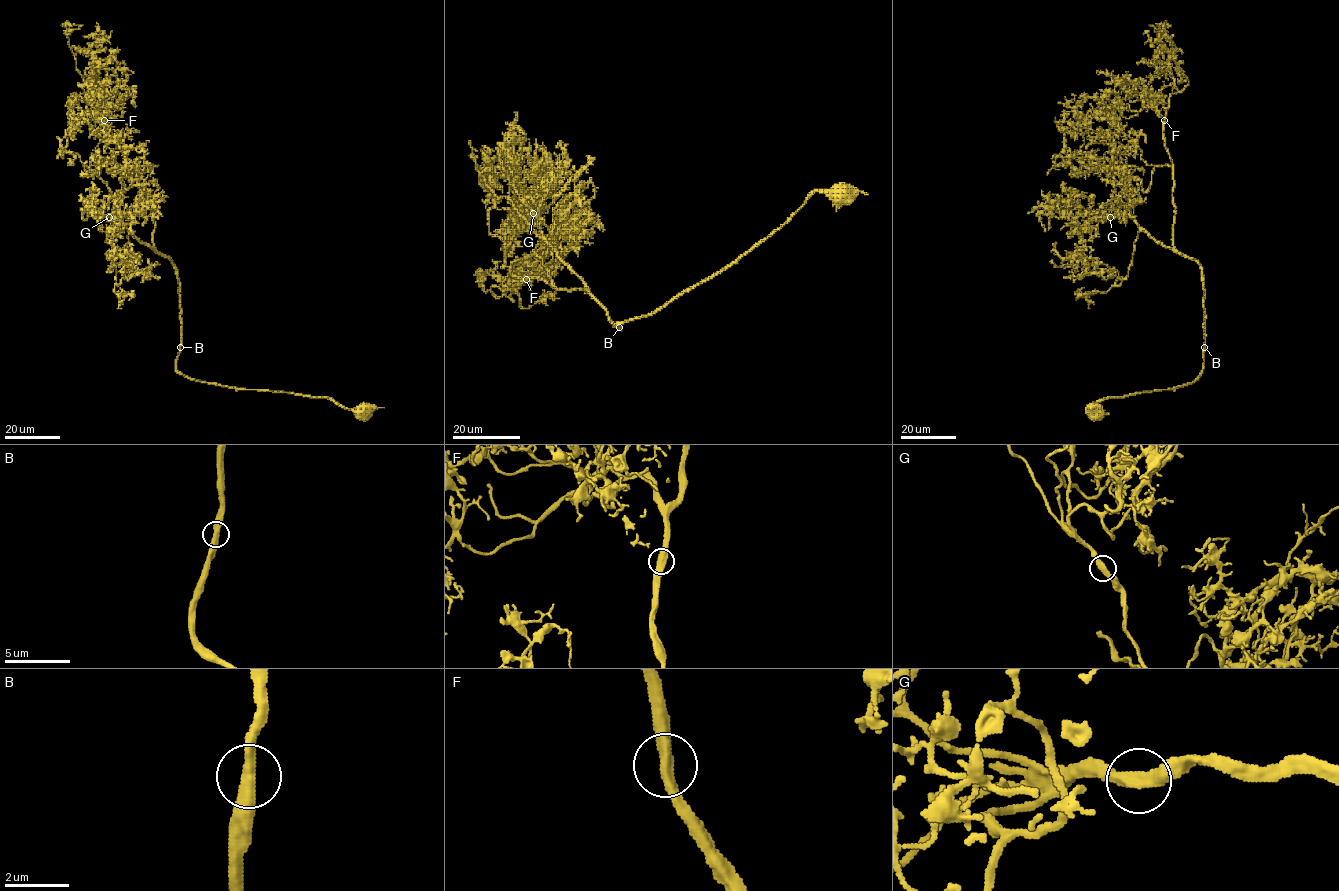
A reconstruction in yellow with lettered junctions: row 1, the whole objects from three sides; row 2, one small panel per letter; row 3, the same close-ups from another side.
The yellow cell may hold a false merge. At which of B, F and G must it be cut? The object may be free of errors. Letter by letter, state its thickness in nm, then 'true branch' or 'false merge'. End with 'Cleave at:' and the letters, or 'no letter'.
B: 420 nm thick; true branch
F: 440 nm thick; true branch
G: 420 nm thick; true branch
Cleave at: no letter

